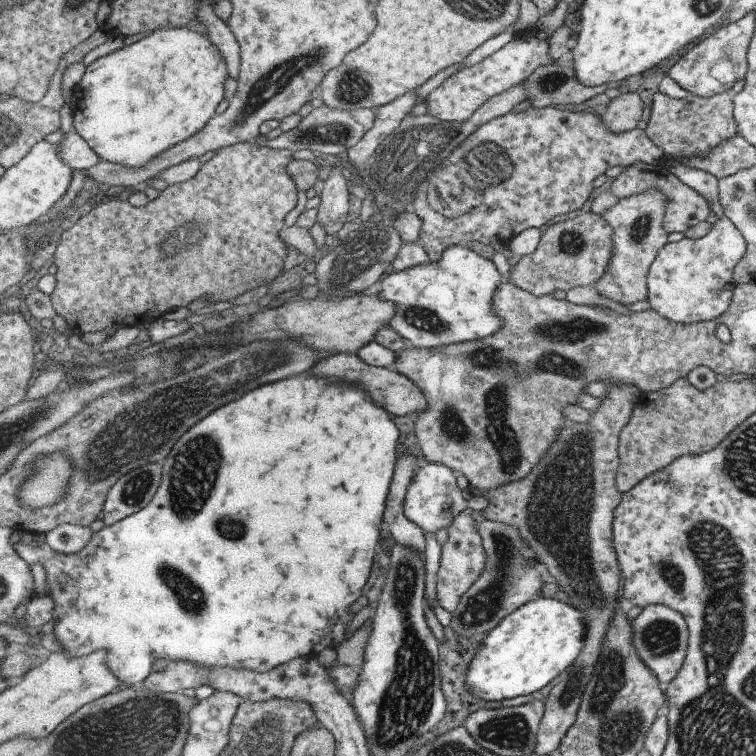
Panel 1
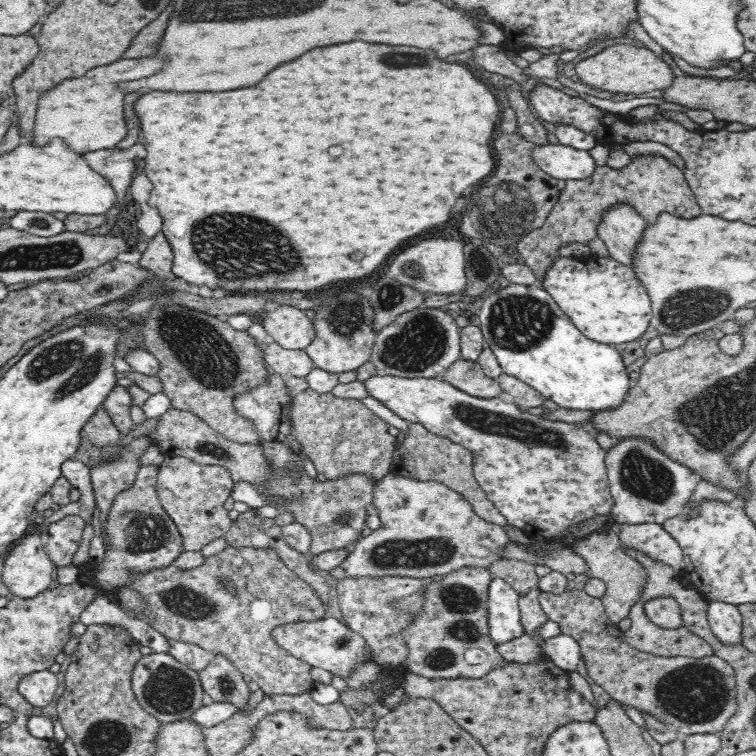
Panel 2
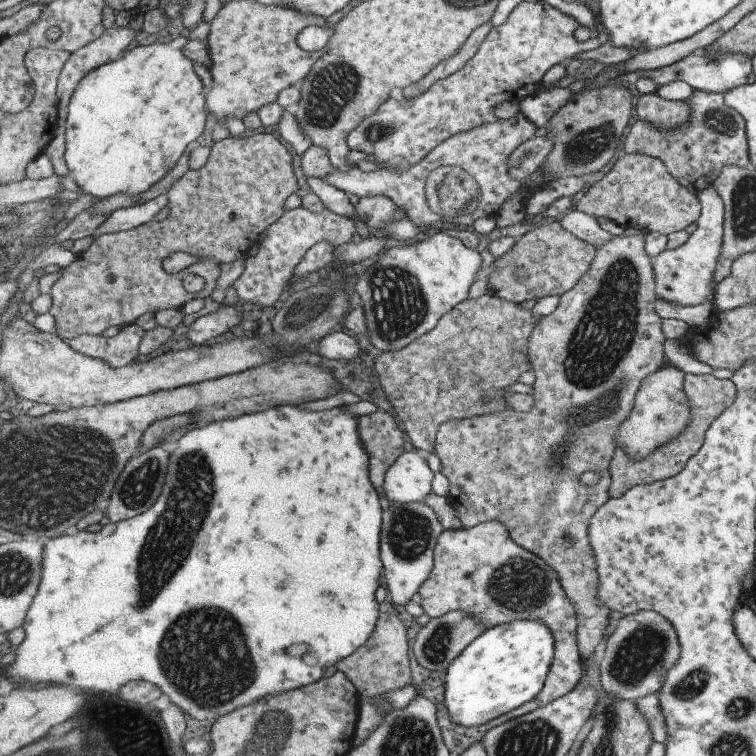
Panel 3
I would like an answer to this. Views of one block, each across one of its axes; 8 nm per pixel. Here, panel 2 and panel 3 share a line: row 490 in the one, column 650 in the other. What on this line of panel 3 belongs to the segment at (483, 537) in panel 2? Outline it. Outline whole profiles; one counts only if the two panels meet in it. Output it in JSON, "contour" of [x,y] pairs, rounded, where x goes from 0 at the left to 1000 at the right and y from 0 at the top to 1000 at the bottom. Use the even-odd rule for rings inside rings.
{"contour":[[[885,484],[872,487],[870,492],[864,492],[851,503],[839,526],[835,548],[829,548],[829,556],[813,571],[813,590],[824,593],[835,608],[851,608],[866,593],[896,579],[906,569],[911,558],[911,529],[903,521],[903,497],[901,489]]]}

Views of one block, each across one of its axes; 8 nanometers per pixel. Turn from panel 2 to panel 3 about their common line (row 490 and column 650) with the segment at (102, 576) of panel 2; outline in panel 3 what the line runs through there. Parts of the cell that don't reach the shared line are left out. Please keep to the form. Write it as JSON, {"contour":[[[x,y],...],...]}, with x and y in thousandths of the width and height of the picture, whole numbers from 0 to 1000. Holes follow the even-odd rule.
{"contour":[[[915,119],[914,127],[905,135],[914,148],[909,164],[885,175],[865,172],[861,164],[843,159],[829,175],[824,198],[828,204],[854,205],[874,212],[889,235],[921,257],[942,245],[959,220],[985,222],[991,218],[991,204],[983,156],[959,139],[955,124]]]}

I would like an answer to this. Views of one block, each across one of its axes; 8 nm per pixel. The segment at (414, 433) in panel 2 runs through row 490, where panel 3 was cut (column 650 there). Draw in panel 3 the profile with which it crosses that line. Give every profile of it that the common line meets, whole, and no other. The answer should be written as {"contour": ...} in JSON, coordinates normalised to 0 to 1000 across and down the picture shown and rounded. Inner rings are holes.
{"contour":[[[905,495],[903,497],[903,521],[911,529],[911,558],[906,563],[906,569],[885,582],[877,590],[866,593],[858,603],[853,603],[851,608],[835,608],[824,593],[813,590],[812,607],[808,608],[807,624],[807,659],[823,656],[825,649],[833,649],[840,640],[861,640],[866,635],[880,635],[899,624],[903,616],[919,602],[919,598],[927,593],[931,582],[931,573],[938,566],[938,561],[959,542],[970,529],[972,529],[972,513],[967,503],[950,503],[942,495],[917,496]]]}

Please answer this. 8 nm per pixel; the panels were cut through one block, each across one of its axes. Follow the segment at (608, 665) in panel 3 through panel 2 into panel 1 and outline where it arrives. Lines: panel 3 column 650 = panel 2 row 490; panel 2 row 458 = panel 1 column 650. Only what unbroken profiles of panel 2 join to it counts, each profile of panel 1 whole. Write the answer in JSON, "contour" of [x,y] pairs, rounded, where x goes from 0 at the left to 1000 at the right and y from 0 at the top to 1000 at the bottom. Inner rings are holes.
{"contour":[[[856,800],[833,820],[840,865],[865,890],[873,909],[880,911],[892,897],[907,864],[910,836],[903,816],[877,800]]]}

